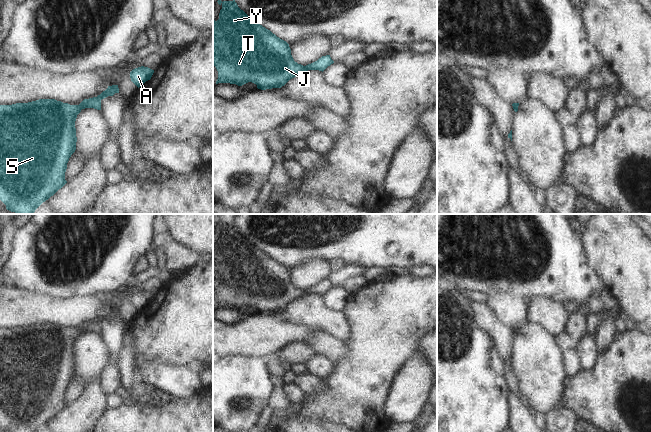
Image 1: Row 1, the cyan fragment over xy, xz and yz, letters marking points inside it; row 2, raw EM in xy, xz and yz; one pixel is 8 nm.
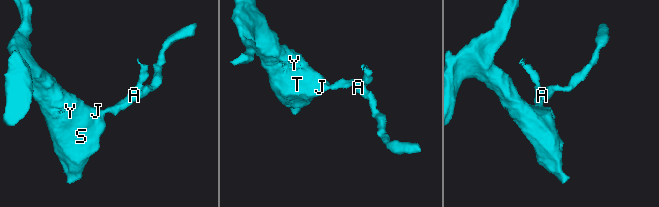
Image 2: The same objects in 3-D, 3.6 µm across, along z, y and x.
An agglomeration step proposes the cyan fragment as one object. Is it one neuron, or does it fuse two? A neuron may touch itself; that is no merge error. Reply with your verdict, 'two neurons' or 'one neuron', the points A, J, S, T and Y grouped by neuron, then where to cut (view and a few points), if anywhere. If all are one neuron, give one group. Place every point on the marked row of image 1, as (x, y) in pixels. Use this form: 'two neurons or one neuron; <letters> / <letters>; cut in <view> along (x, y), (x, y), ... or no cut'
one neuron; A J S T Y; no cut

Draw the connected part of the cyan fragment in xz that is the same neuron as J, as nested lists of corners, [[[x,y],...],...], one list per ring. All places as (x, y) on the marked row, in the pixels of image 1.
[[[235,0],[217,1],[222,9],[217,21],[213,18],[213,65],[218,71],[218,83],[230,83],[242,86],[248,82],[266,90],[281,88],[290,79],[308,70],[324,71],[334,63],[330,55],[303,66],[294,61],[289,44],[277,37],[241,10]]]

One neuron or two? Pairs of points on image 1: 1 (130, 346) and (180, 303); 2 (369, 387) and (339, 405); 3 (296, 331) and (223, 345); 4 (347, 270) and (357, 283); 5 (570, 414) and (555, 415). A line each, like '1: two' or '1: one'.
1: two
2: one
3: one
4: two
5: one

